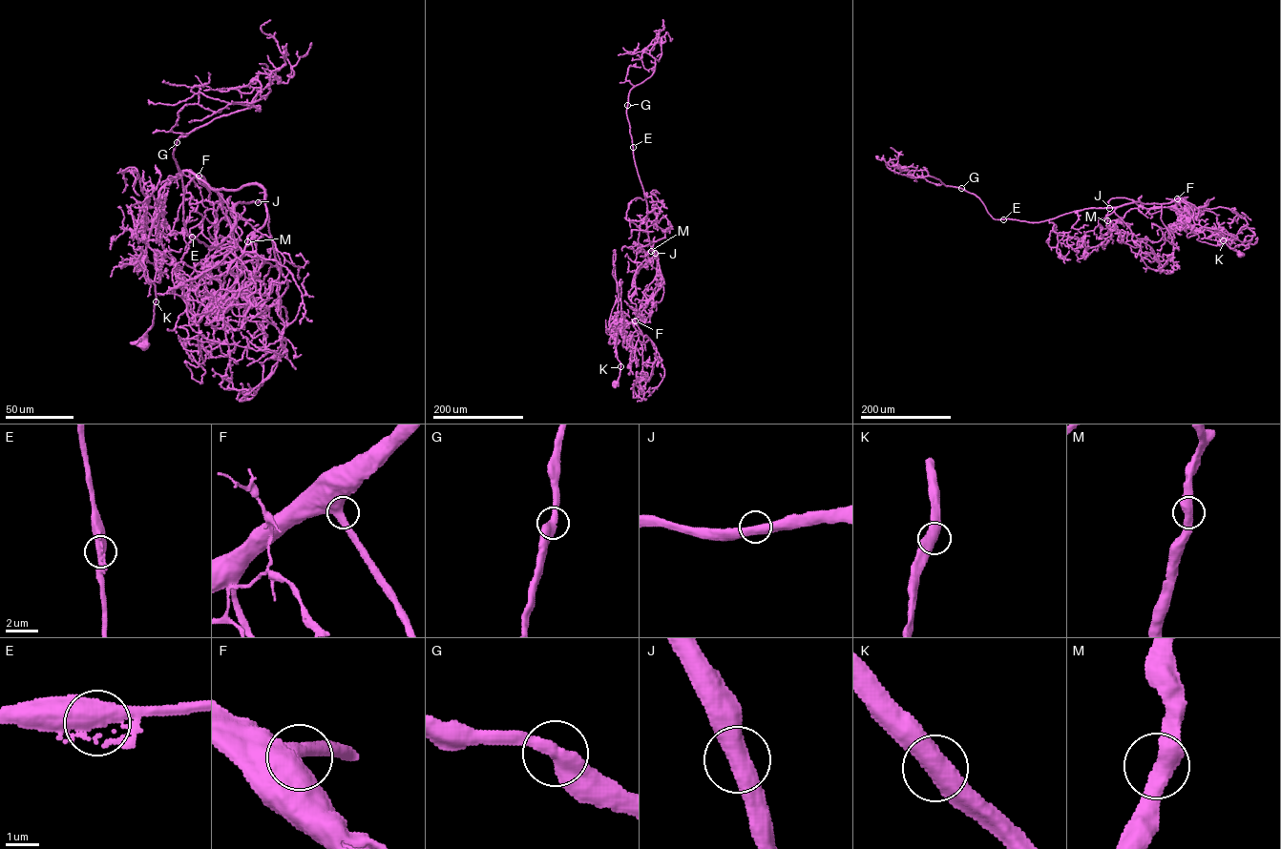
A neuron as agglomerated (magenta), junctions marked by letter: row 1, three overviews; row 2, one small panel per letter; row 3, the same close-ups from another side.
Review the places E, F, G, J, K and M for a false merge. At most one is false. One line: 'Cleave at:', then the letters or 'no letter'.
Cleave at: no letter

